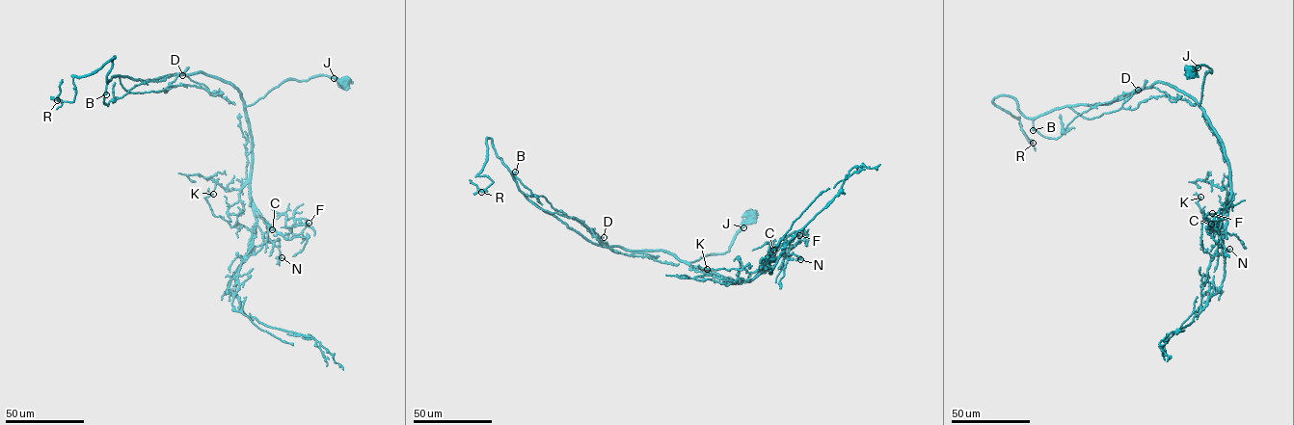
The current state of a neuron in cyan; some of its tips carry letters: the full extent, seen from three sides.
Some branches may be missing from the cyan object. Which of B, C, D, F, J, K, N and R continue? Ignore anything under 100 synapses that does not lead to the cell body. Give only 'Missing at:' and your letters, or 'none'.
Missing at: none

